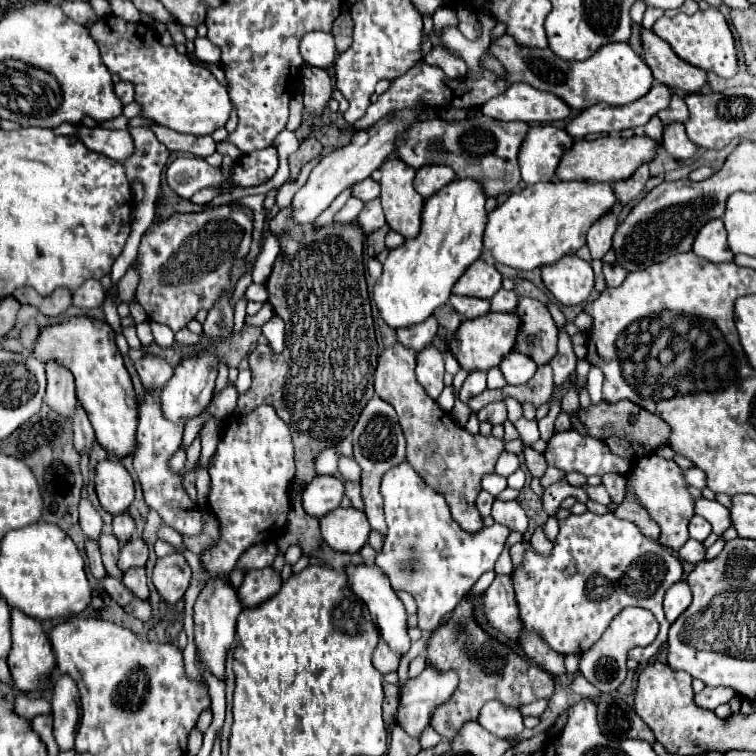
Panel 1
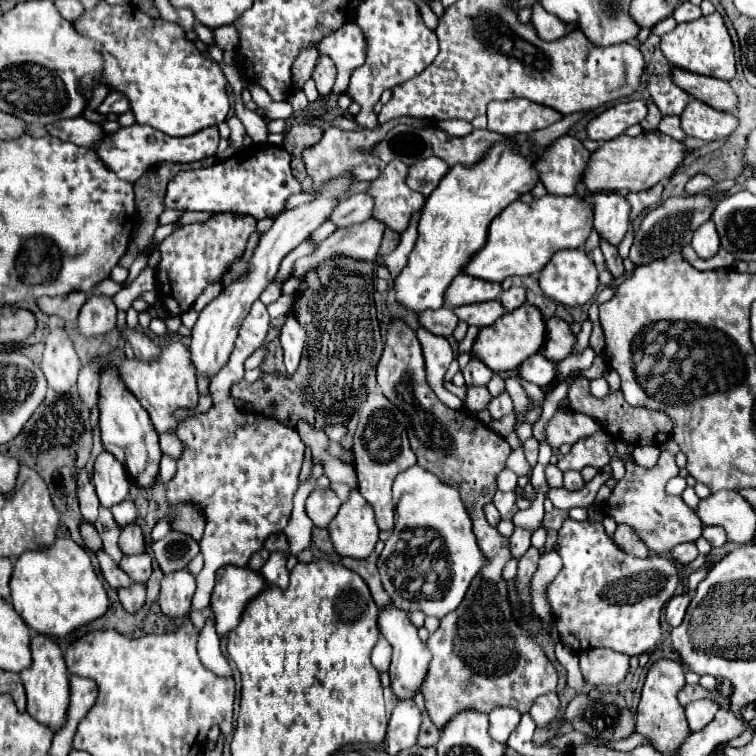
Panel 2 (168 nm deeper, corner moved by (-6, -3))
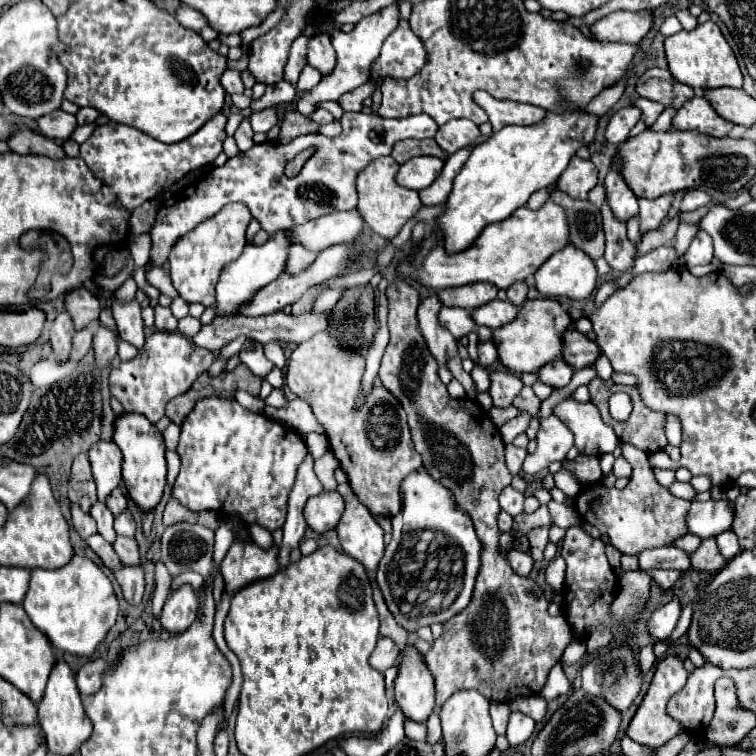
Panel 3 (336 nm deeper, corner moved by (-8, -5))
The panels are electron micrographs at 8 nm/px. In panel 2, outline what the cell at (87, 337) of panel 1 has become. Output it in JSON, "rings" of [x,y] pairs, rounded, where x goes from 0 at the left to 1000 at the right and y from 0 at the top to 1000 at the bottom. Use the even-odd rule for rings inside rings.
{"rings":[[[152,485],[136,488],[136,507],[131,512],[131,565],[134,565],[134,581],[139,597],[147,597],[168,620],[171,631],[189,647],[197,647],[205,642],[210,628],[210,610],[213,610],[213,594],[210,594],[210,578],[208,570],[194,549],[194,544],[187,538],[187,533],[157,507],[157,496]]]}

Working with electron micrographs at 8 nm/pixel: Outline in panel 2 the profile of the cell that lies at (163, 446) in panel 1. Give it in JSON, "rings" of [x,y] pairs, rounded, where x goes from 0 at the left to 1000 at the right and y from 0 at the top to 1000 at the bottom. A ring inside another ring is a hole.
{"rings":[[[229,451],[213,459],[213,470],[205,478],[184,478],[184,475],[163,475],[157,483],[157,499],[165,512],[184,528],[184,533],[197,546],[205,567],[210,573],[229,570],[237,557],[229,552],[234,541],[258,541],[261,538],[261,504],[258,504],[258,485],[253,480],[253,464],[239,451]]]}

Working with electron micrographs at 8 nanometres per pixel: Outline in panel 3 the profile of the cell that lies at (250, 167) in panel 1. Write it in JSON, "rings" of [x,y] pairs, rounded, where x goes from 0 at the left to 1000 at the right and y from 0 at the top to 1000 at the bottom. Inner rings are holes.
{"rings":[[[454,149],[451,155],[451,165],[454,165],[454,176],[448,181],[430,181],[430,179],[398,179],[390,187],[372,192],[369,187],[351,187],[345,192],[335,192],[329,200],[316,202],[306,210],[300,210],[300,216],[295,221],[282,221],[274,231],[269,231],[266,237],[261,237],[258,242],[247,245],[237,258],[229,258],[226,263],[221,263],[210,279],[208,279],[208,292],[200,303],[200,316],[202,316],[202,332],[200,332],[200,345],[202,351],[216,351],[221,345],[221,337],[226,332],[226,324],[245,311],[250,303],[261,300],[266,292],[282,287],[282,282],[290,282],[298,271],[303,269],[321,269],[329,274],[332,284],[345,295],[345,303],[351,303],[356,311],[372,303],[382,303],[390,298],[401,298],[403,292],[419,290],[425,284],[440,282],[440,279],[462,279],[467,274],[472,274],[472,229],[478,224],[483,224],[483,218],[488,218],[491,213],[509,208],[517,202],[517,194],[522,187],[533,184],[533,181],[552,181],[552,184],[562,184],[562,181],[575,181],[578,176],[578,163],[567,155],[567,152],[544,152],[536,157],[504,157],[501,152],[485,152],[485,149]],[[414,197],[415,201],[406,210],[406,216],[401,218],[398,229],[393,234],[380,234],[377,218],[398,200]]]}

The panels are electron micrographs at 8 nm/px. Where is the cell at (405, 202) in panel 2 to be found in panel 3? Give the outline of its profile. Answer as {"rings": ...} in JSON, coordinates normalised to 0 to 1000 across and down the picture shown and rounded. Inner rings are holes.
{"rings":[[[504,208],[501,213],[493,213],[493,218],[488,216],[488,221],[483,221],[472,234],[472,255],[475,255],[472,276],[480,284],[483,295],[509,316],[520,316],[530,306],[530,300],[557,276],[554,255],[525,245],[522,239],[525,226],[528,216],[520,213],[520,208]]]}

